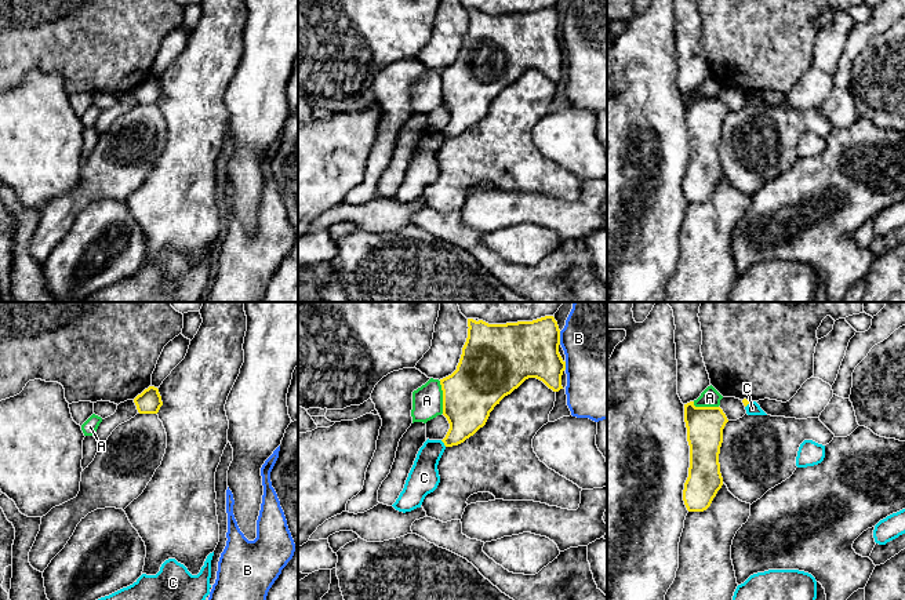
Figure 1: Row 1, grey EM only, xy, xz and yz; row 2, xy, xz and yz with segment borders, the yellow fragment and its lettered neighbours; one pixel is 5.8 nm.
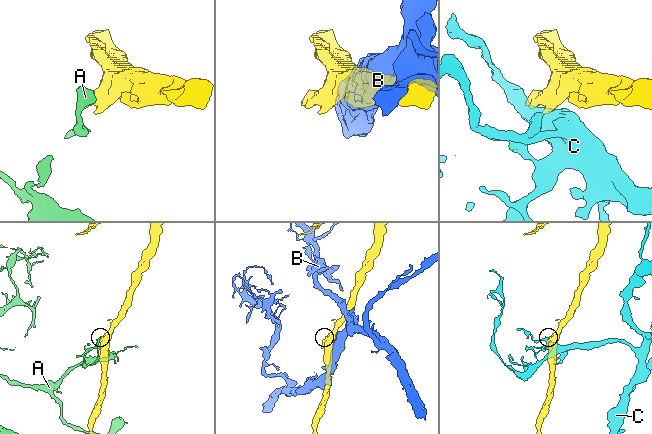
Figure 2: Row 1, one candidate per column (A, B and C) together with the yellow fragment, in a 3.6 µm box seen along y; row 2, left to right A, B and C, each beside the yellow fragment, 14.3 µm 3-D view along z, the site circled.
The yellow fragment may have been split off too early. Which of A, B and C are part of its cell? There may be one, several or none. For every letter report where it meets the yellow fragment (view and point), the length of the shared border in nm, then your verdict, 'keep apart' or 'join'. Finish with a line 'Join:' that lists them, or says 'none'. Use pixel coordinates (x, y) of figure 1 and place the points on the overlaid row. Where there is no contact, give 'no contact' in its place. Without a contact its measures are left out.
A: contact xz (443, 397); length 190 nm; keep apart
B: contact xz (559, 338); length 80 nm; keep apart
C: contact xz (443, 442); length 50 nm; keep apart
Join: none

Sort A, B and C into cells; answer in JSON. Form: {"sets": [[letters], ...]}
{"sets": [["A"], ["B"], ["C"]]}

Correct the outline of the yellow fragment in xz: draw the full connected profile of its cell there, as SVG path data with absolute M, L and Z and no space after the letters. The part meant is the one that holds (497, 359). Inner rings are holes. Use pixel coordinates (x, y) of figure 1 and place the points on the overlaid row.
M553 316L506 324L468 319L468 327L468 338L457 370L440 379L443 415L450 423L441 440L446 447L458 446L473 436L486 425L494 407L528 378L542 381L553 392L563 389L561 375L566 361L559 353L560 330Z

